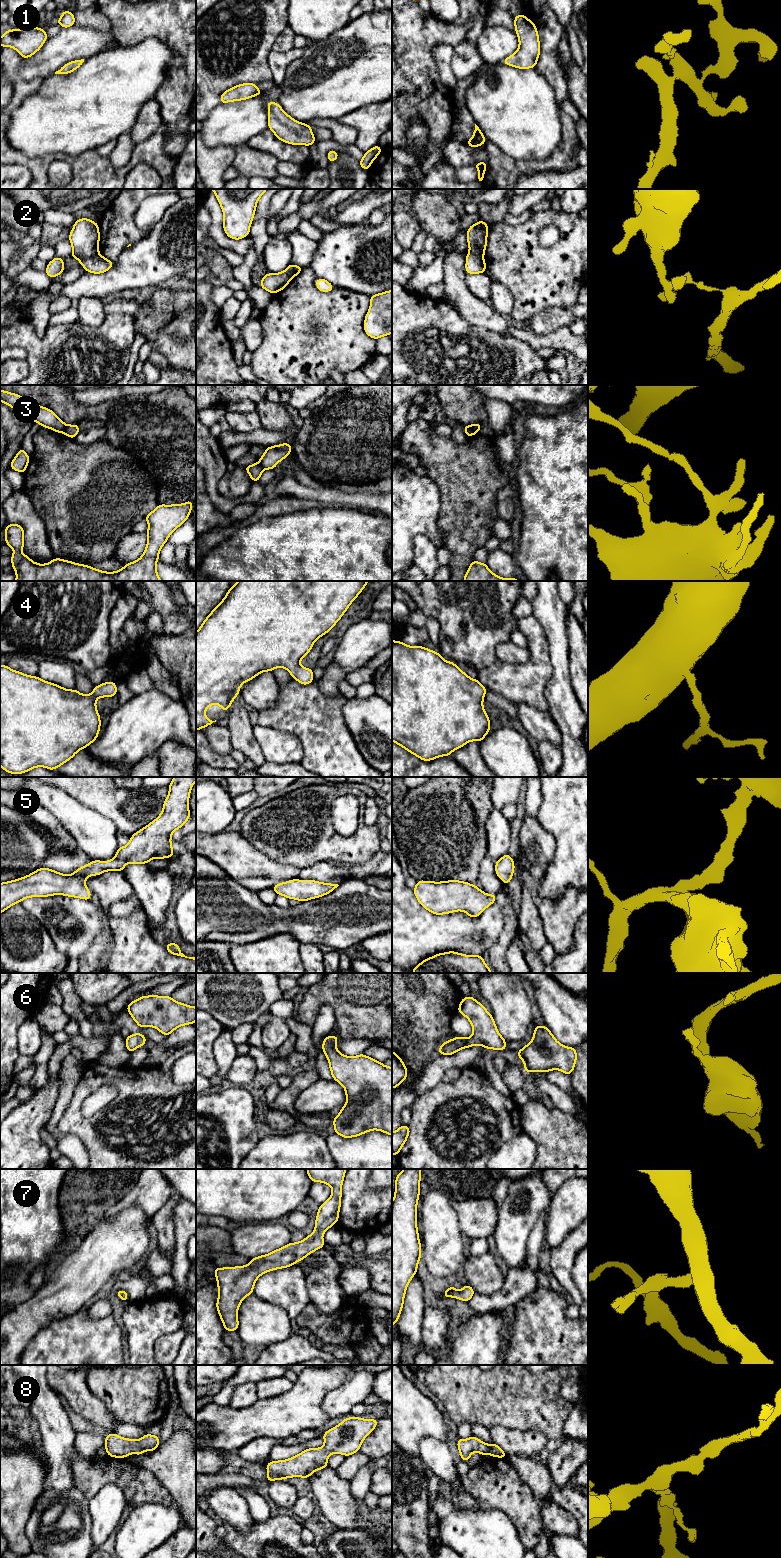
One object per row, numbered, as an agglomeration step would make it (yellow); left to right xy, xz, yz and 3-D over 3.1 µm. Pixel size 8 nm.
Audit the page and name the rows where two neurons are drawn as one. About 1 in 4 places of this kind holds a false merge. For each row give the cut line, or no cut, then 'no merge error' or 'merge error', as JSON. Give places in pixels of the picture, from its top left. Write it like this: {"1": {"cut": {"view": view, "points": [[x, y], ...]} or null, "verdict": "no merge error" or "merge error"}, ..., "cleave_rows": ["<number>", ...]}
{"1": {"cut": null, "verdict": "no merge error"}, "2": {"cut": {"view": "xy", "points": [[97, 253], [80, 262]]}, "verdict": "merge error"}, "3": {"cut": {"view": "xy", "points": [[66, 425], [62, 432]]}, "verdict": "merge error"}, "4": {"cut": null, "verdict": "no merge error"}, "5": {"cut": null, "verdict": "no merge error"}, "6": {"cut": null, "verdict": "no merge error"}, "7": {"cut": null, "verdict": "no merge error"}, "8": {"cut": null, "verdict": "no merge error"}, "cleave_rows": ["2", "3"]}

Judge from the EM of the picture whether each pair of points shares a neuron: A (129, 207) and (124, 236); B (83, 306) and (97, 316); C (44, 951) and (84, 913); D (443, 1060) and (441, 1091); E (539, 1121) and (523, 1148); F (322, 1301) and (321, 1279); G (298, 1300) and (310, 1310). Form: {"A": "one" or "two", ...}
{"A": "one", "B": "one", "C": "two", "D": "two", "E": "two", "F": "one", "G": "two"}

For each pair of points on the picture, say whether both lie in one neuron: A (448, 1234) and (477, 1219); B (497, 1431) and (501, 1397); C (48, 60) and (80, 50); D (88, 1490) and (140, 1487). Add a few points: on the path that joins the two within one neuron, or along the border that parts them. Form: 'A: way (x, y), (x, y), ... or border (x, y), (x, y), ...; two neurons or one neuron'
A: border (452, 1205), (457, 1213), (458, 1223), (462, 1232); two neurons
B: border (489, 1427), (505, 1426), (521, 1431); two neurons
C: way (56, 52), (58, 50), (72, 50); one neuron
D: way (101, 1477), (127, 1477); one neuron

